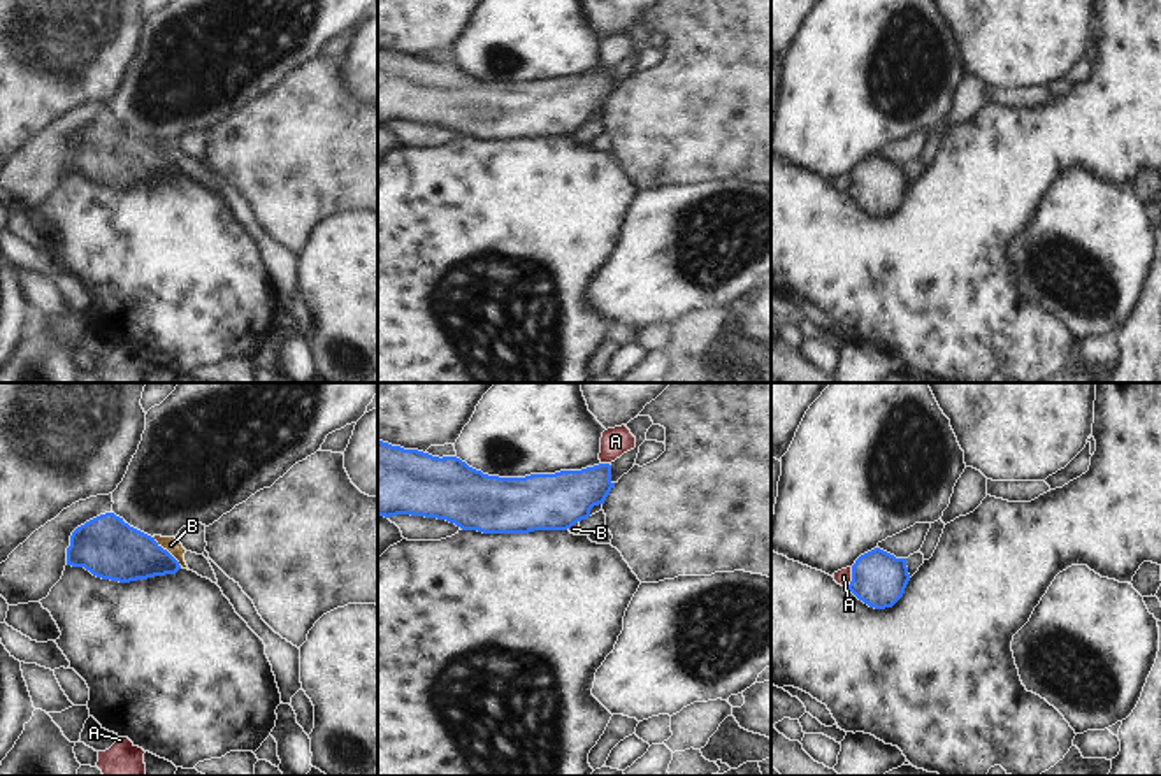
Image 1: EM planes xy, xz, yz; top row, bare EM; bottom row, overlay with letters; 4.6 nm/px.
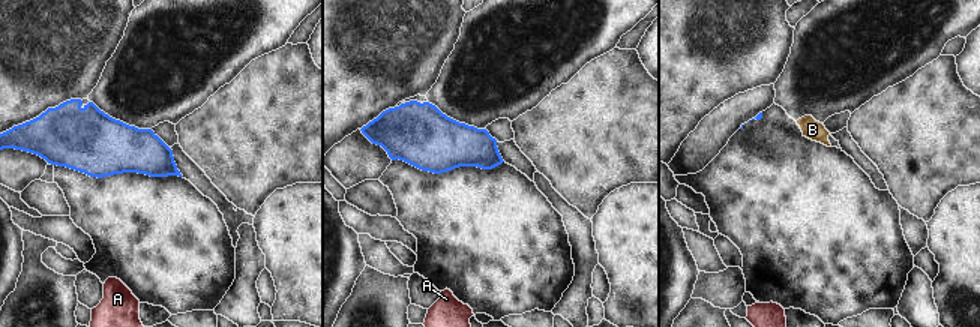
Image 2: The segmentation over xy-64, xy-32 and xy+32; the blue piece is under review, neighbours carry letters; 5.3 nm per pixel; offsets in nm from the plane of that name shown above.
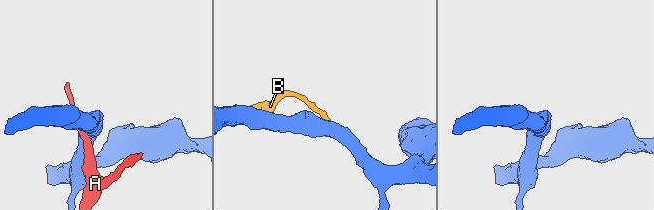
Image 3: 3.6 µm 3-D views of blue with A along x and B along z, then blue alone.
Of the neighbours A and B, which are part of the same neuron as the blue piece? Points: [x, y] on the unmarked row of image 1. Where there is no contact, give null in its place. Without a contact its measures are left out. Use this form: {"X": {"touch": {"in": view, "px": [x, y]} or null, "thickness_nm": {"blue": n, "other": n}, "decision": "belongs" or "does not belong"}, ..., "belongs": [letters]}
{"A": {"touch": {"in": "yz", "px": [852, 185]}, "thickness_nm": {"blue": 240, "other": 70}, "decision": "does not belong"}, "B": {"touch": {"in": "xy", "px": [167, 158]}, "thickness_nm": {"blue": 280, "other": 70}, "decision": "does not belong"}, "belongs": []}

